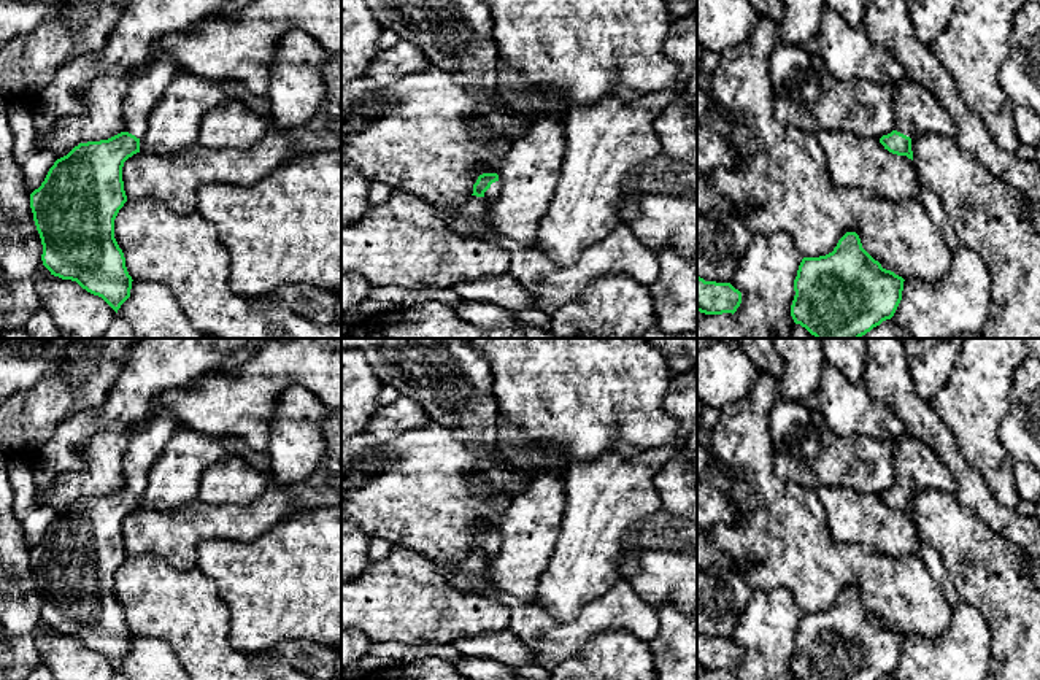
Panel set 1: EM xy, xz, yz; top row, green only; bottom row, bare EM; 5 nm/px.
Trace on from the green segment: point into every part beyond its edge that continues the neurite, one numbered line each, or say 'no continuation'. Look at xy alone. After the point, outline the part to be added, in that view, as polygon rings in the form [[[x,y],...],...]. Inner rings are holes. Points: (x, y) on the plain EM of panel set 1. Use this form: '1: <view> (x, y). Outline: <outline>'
1: xy (146, 445). Outline: [[[170,411],[157,415],[144,429],[129,435],[124,451],[125,488],[143,494],[148,485],[148,473],[156,459],[164,453],[165,443],[184,427]]]

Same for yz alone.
1: yz (918, 467). Outline: [[[903,434],[894,450],[896,486],[913,494],[923,489],[956,493],[949,469],[924,442]]]

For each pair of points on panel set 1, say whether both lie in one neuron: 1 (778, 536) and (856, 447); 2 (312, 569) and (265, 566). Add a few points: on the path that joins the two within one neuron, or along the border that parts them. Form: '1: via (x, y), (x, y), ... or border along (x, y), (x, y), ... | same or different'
1: border along (780, 477), (785, 482), (815, 491) | different
2: via (300, 569), (277, 569) | same

